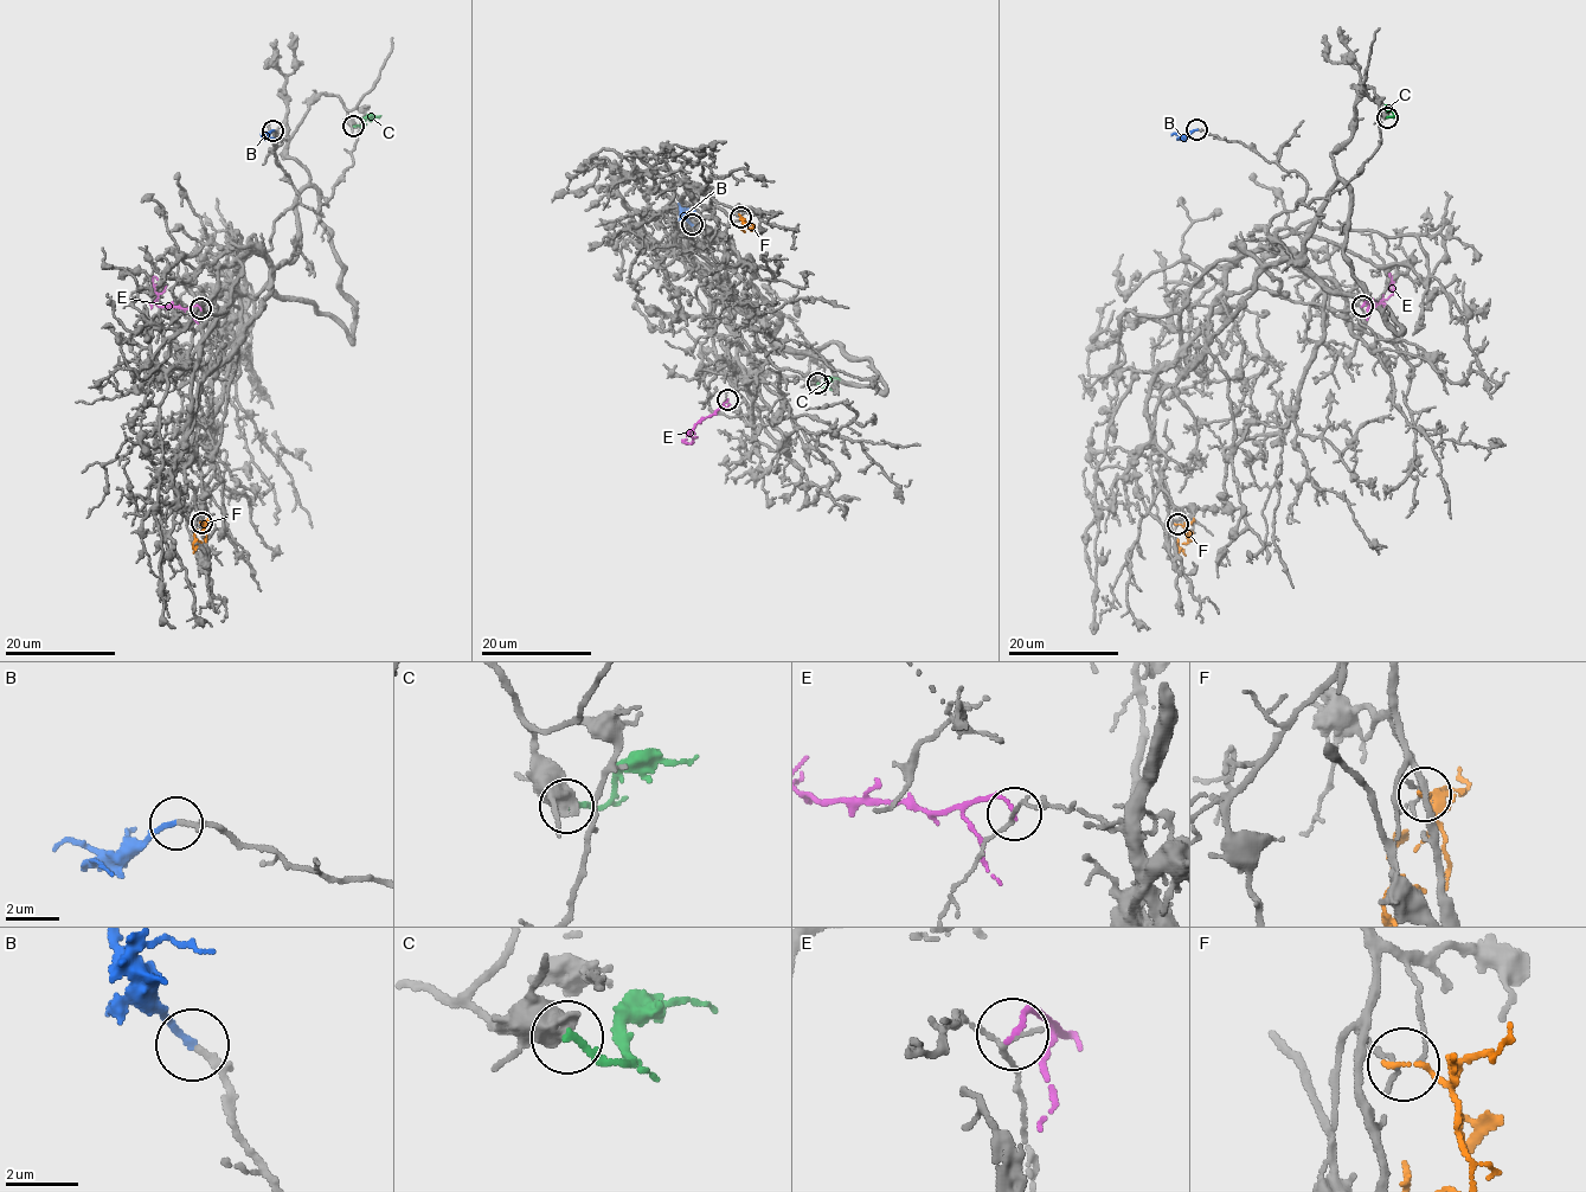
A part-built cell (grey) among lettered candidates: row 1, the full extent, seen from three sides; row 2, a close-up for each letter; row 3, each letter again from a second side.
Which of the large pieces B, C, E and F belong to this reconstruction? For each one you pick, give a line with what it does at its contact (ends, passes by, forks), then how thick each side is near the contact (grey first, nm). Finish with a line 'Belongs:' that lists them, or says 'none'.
B: It ends there. Thickness 130 nm (grey) against 200 nm
Belongs: B

